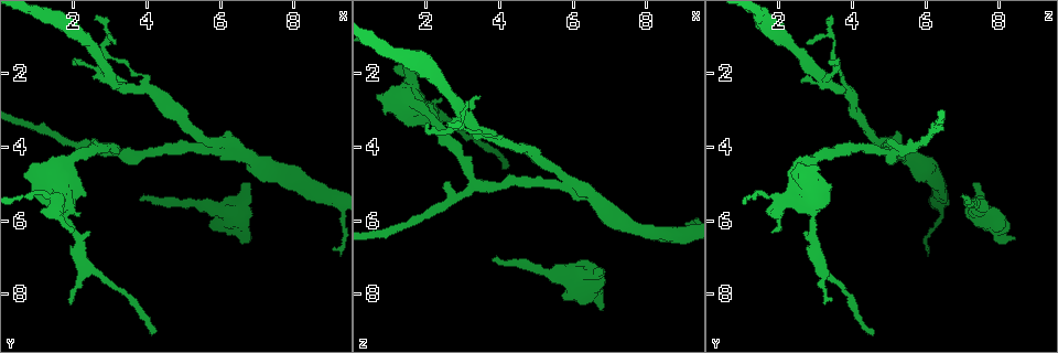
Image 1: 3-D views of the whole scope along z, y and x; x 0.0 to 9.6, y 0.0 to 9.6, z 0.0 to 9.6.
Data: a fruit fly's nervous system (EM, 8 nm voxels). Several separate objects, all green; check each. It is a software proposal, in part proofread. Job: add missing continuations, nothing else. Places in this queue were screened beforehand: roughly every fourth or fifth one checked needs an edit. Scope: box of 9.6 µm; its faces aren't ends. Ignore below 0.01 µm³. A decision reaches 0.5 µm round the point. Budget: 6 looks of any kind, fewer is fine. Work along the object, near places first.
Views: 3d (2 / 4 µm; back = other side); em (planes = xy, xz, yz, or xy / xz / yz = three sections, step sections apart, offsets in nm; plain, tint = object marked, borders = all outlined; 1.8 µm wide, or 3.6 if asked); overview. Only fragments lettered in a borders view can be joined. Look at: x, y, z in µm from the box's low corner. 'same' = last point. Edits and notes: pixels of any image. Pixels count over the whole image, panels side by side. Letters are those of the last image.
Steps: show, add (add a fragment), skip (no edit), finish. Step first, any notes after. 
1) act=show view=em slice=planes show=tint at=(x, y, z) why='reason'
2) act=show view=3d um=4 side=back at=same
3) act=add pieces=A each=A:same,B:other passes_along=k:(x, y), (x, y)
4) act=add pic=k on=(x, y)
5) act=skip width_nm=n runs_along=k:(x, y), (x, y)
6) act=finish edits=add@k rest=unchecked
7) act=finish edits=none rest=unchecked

act=show view=3d um=4 at=(3.05, 2.15, 3.20) why='abrupt turn'

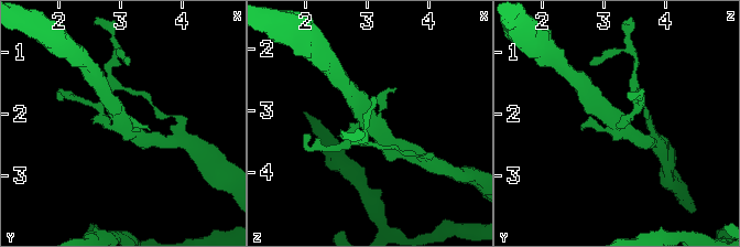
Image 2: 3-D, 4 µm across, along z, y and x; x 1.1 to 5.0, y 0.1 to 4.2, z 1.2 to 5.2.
act=show view=em um=3.6 slice=planes show=plain at=(3.00, 2.15, 3.15)

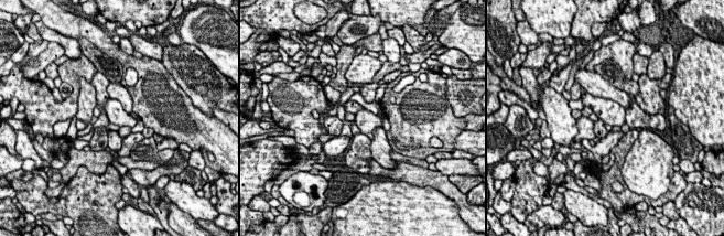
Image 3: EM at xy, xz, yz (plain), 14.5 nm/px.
act=show view=em um=3.6 slice=planes show=borders at=same why='what lies round it'

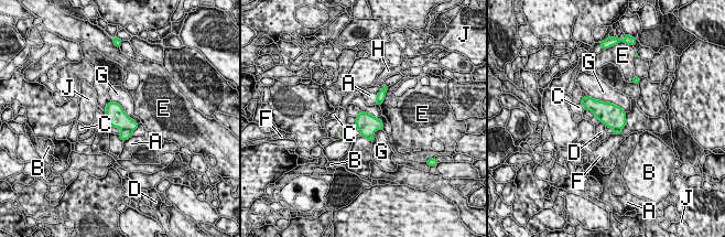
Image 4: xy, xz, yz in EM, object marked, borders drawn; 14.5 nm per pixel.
act=skip width_nm=280 each=A:other,B:other,C:other,D:other,E:other,F:other,G:other,H:other,J:other border=4:(364, 110), (356, 117) found='none of them fits'

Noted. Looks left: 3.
act=show view=em slice=planes show=plain at=(3.80, 5.40, 7.05) why='free end'

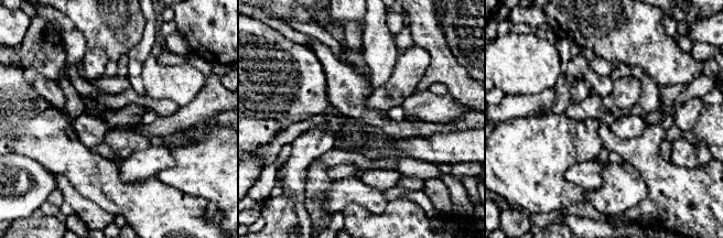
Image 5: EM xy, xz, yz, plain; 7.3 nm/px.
act=show view=em slice=planes show=borders at=same why='see the neighbours'

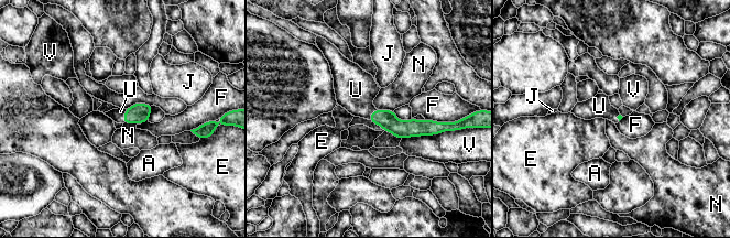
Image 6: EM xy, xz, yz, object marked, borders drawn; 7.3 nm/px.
act=add pieces=U each=A:other,E:other,F:other,J:other,N:other,U:same,V:other passes_along=6:(139, 112), (123, 116), (117, 115) found='the cell continues'

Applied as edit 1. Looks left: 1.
act=finish edits=add@6 rest=unchecked

